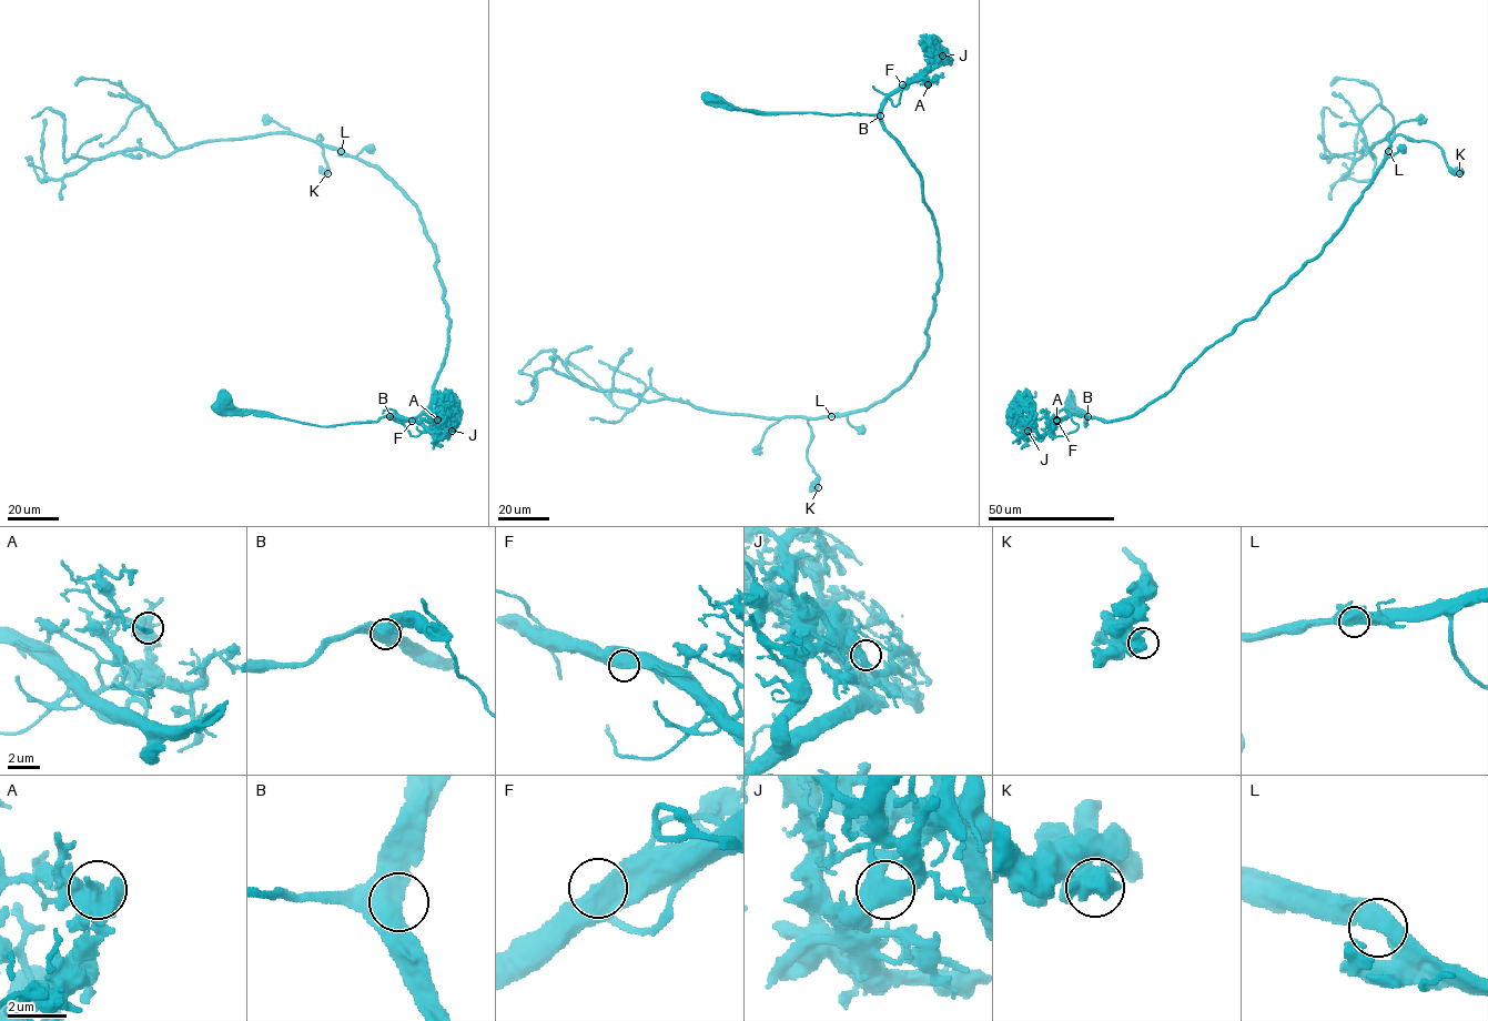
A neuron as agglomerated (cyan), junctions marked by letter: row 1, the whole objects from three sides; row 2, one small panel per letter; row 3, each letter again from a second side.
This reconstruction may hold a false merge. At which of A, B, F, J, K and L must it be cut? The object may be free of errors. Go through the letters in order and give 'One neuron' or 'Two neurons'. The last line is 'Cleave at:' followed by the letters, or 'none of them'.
A: One neuron
B: One neuron
F: Two neurons
J: One neuron
K: One neuron
L: One neuron
Cleave at: F

